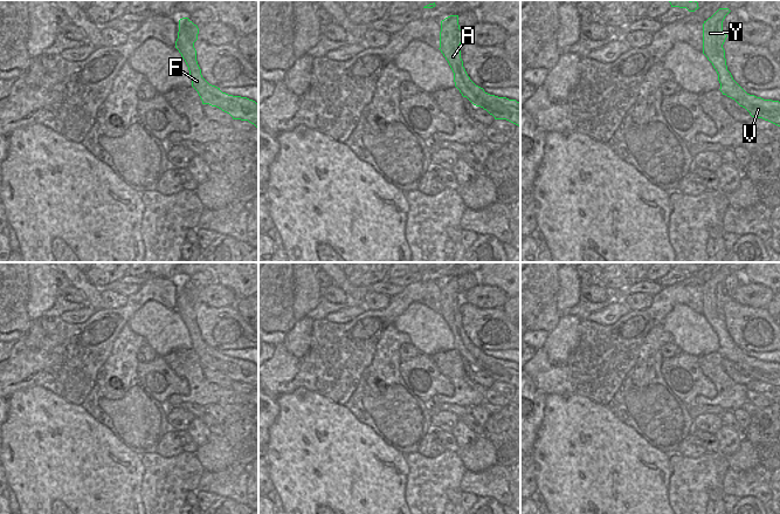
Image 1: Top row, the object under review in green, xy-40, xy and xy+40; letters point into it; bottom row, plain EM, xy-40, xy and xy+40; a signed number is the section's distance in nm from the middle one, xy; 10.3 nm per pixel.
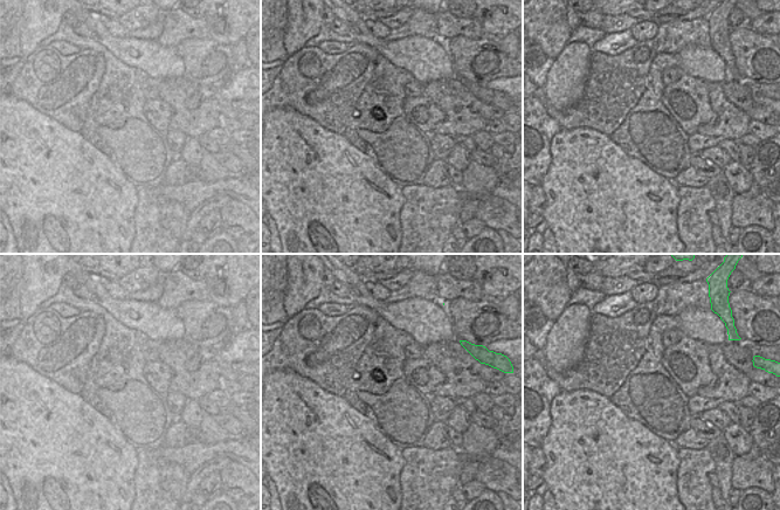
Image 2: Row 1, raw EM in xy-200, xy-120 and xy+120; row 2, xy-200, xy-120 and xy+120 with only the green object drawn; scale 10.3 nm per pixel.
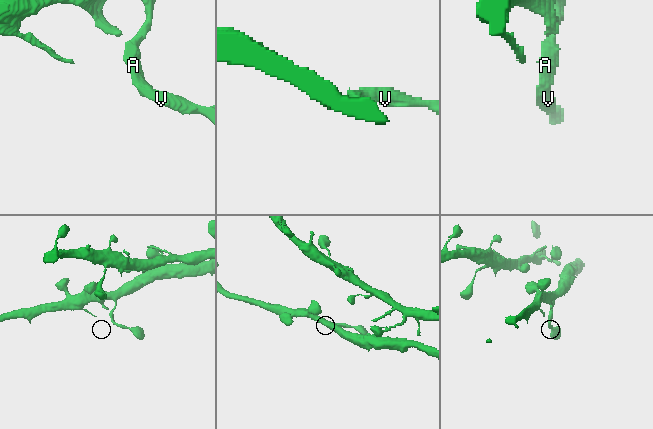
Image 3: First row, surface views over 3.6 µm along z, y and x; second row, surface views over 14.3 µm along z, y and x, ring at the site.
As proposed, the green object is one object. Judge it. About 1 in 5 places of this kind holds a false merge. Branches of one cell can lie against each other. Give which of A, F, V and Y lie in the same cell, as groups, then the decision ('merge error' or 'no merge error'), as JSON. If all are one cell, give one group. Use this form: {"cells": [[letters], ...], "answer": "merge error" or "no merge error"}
{"cells": [["A", "F", "V", "Y"]], "answer": "no merge error"}

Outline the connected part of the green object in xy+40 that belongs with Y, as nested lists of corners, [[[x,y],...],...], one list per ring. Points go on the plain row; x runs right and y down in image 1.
[[[719,270],[703,286],[703,316],[712,325],[718,336],[720,354],[745,370],[752,379],[762,381],[780,389],[780,364],[764,362],[747,356],[727,333],[723,307],[727,297],[723,293],[723,283],[731,273]]]

